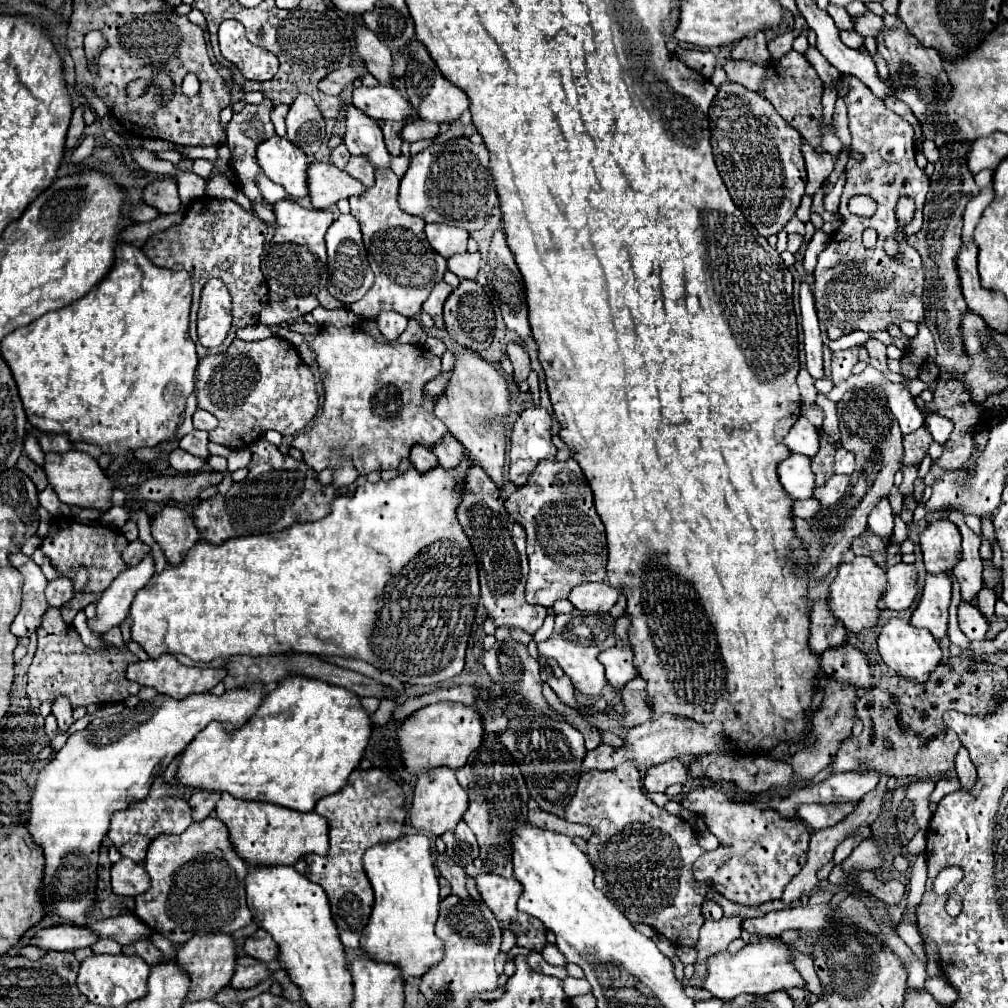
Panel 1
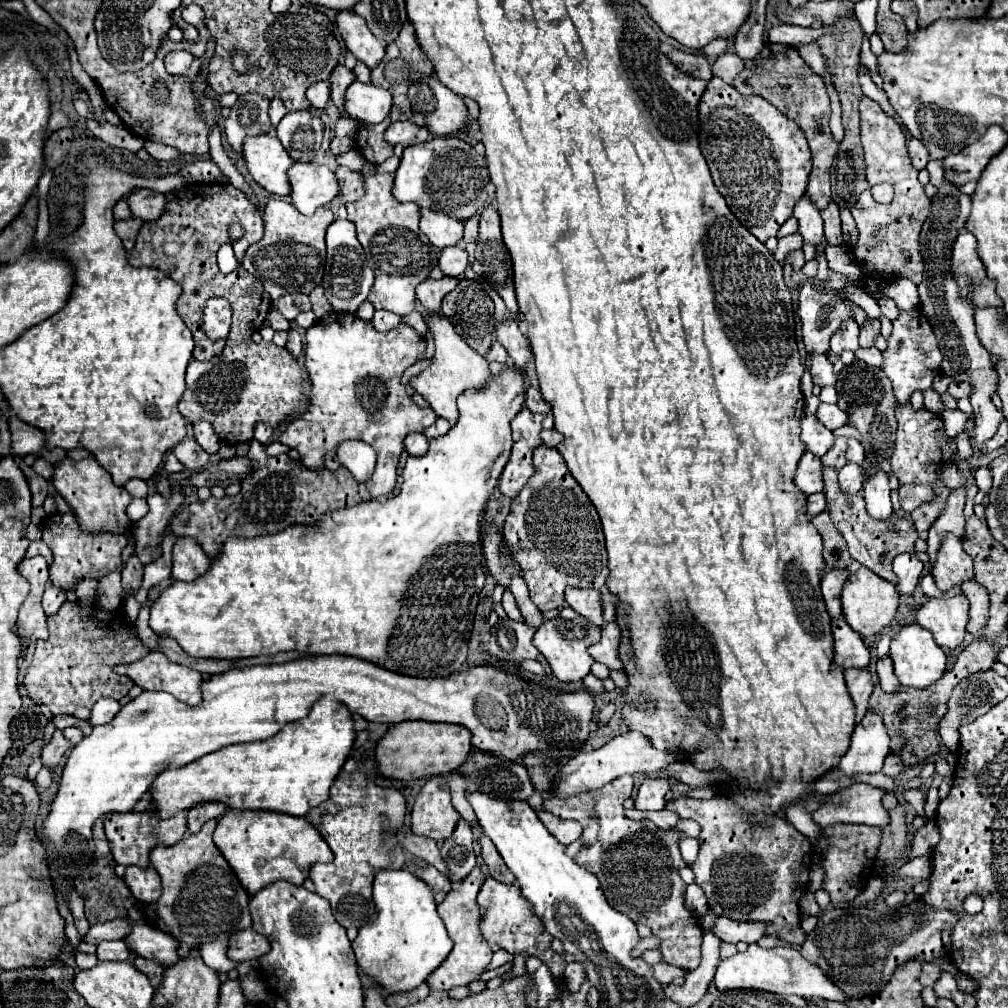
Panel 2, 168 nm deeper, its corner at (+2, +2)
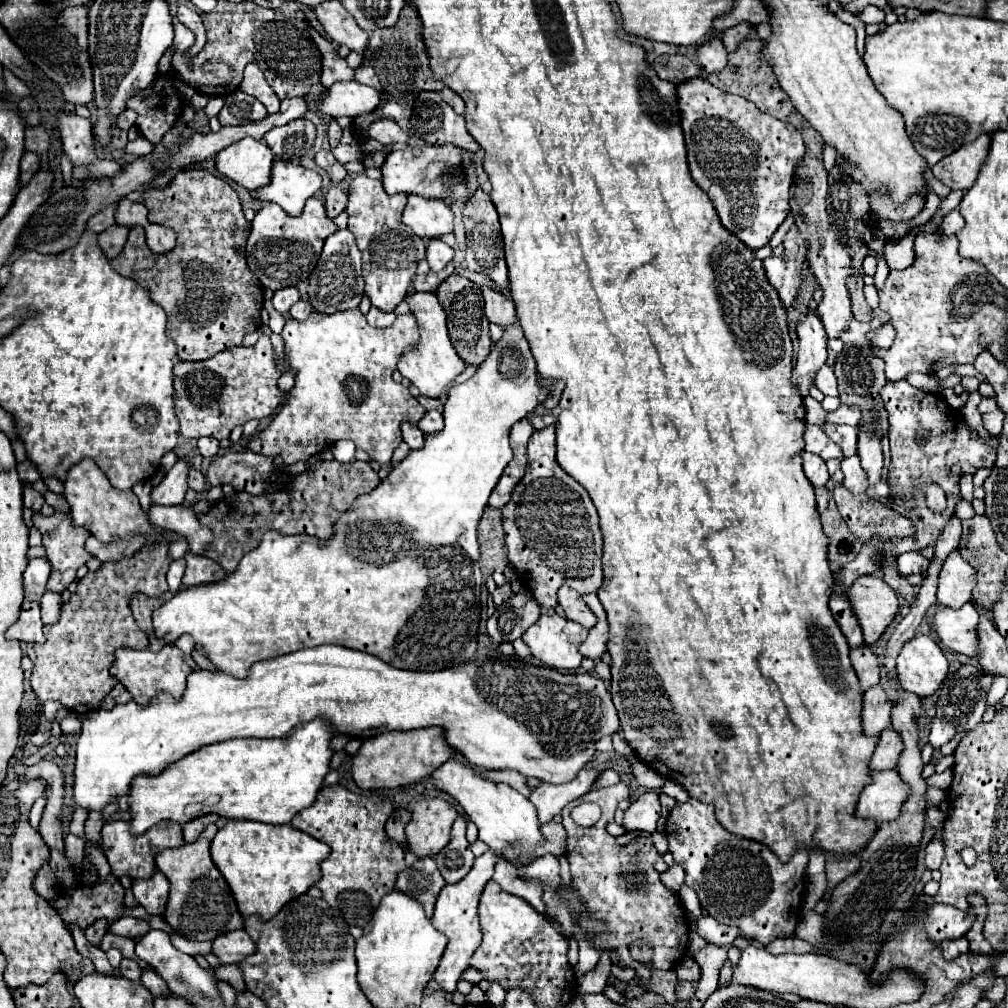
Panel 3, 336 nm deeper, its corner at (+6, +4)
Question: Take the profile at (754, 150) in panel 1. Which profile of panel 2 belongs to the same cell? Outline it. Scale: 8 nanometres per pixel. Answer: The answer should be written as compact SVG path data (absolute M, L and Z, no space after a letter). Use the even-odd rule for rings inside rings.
M711 78L699 102L699 144L717 190L741 224L761 242L775 236L781 224L793 216L793 206L803 196L811 172L811 154L801 128L761 96L743 96L721 78Z

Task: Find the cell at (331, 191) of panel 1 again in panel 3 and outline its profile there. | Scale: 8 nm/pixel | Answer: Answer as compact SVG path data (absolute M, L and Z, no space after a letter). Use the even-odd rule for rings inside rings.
M275 160L273 168L271 168L271 182L261 190L253 190L251 198L279 204L287 214L297 216L297 214L301 214L307 198L315 196L319 190L321 190L321 176L315 170L307 170L307 168L303 168L299 164L293 164L293 162Z

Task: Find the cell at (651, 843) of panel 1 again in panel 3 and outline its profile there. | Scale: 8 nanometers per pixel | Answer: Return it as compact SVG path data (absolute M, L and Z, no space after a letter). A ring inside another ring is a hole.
M623 782L601 790L591 790L563 808L561 816L567 830L567 860L573 874L573 886L577 886L577 892L581 894L581 898L585 898L589 914L605 922L605 938L597 942L597 950L615 952L621 960L619 964L623 964L625 968L633 968L639 984L647 986L651 980L651 968L635 962L629 956L629 944L635 940L653 942L653 968L671 970L673 964L679 962L681 956L685 956L685 950L689 946L689 920L679 904L679 898L661 884L659 872L653 868L659 854L651 838L641 836L627 846L617 846L615 836L609 836L605 832L605 824L613 820L613 814L621 800L629 800L629 788ZM581 802L595 802L603 810L601 820L591 828L577 826L569 816L573 806Z

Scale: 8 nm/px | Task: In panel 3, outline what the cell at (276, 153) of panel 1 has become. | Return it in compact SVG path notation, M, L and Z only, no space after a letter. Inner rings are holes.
M251 136L223 148L215 156L219 174L235 180L247 190L259 190L271 180L273 152L263 140Z

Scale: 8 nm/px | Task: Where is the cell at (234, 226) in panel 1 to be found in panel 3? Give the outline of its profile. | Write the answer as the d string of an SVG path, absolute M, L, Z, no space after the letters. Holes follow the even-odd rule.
M183 170L165 190L145 192L145 206L149 210L151 224L163 224L175 230L177 246L167 254L153 254L145 244L145 230L131 228L123 252L111 260L113 270L141 284L149 292L149 298L165 310L167 334L177 344L179 360L199 362L239 346L245 334L261 326L259 312L263 306L263 286L257 282L257 276L251 274L245 260L249 222L243 216L237 192L221 178L215 178L203 170Z

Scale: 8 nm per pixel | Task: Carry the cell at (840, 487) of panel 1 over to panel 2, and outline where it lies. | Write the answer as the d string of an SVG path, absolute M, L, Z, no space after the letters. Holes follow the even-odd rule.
M845 464L839 470L839 486L845 494L857 494L863 488L861 468L857 464Z

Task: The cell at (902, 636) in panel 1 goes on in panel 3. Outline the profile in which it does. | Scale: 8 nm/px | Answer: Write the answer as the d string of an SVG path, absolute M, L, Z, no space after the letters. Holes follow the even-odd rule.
M915 636L897 658L897 676L907 692L927 698L935 694L947 676L947 658L929 636Z

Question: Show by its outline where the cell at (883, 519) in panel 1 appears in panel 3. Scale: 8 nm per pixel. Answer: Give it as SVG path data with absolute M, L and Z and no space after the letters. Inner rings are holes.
M859 426L859 446L857 446L857 454L861 458L861 466L867 470L869 474L869 488L867 494L875 496L875 482L881 480L881 468L883 468L883 454L881 454L881 440L877 434L869 432L867 428Z

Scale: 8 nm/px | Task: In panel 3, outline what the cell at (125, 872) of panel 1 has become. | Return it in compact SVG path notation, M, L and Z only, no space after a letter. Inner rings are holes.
M157 870L149 880L133 880L133 894L149 916L163 916L169 900L169 880Z

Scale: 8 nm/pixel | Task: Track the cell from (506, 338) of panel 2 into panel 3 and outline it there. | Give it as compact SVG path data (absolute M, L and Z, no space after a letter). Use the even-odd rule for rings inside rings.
M481 286L481 292L483 292L483 300L485 300L485 314L491 322L495 322L503 328L517 322L515 304L507 294L497 292L491 286Z

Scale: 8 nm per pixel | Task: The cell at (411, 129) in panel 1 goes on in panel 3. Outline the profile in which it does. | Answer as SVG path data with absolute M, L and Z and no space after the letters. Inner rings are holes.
M381 118L369 126L369 138L381 142L381 144L391 144L391 142L407 142L409 132L401 130L397 122Z

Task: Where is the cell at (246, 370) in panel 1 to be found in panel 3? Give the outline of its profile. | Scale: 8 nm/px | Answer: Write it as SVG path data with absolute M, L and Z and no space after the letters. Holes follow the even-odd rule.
M261 336L255 346L235 346L219 352L203 362L177 362L173 368L175 414L185 438L211 436L215 440L229 438L231 430L249 420L263 420L275 412L285 400L277 388L281 372L275 366L269 336Z

